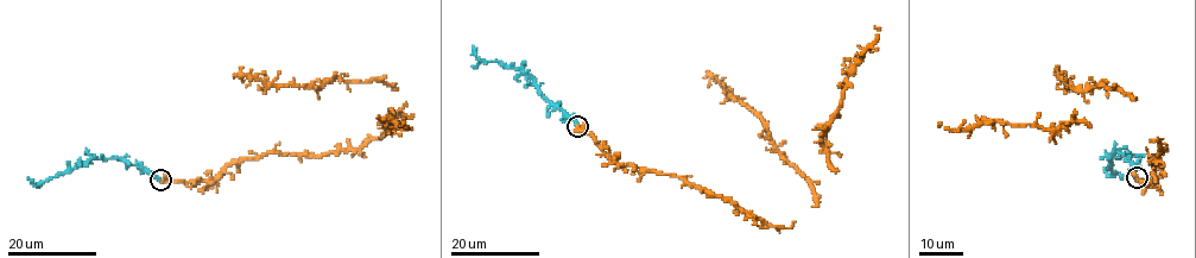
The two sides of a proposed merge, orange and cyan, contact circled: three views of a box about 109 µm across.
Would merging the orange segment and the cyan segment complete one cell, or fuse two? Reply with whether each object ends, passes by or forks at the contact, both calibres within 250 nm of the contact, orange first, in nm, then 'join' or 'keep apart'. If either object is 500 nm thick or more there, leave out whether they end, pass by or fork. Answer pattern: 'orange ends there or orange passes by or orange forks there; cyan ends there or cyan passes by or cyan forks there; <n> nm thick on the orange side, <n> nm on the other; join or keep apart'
orange passes by; cyan ends there; 300 nm thick on the orange side, 360 nm on the other; join

